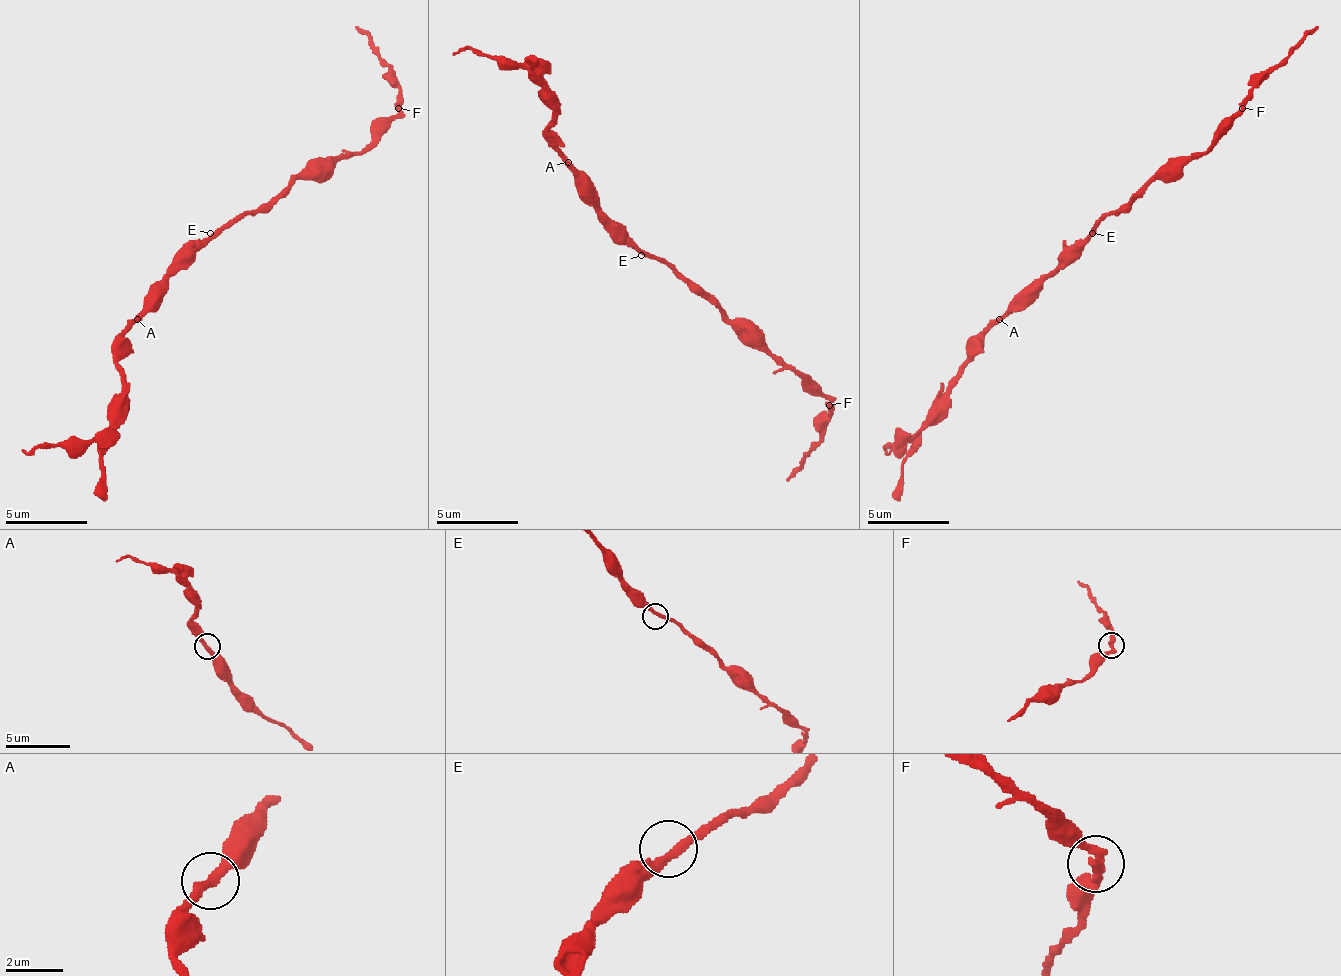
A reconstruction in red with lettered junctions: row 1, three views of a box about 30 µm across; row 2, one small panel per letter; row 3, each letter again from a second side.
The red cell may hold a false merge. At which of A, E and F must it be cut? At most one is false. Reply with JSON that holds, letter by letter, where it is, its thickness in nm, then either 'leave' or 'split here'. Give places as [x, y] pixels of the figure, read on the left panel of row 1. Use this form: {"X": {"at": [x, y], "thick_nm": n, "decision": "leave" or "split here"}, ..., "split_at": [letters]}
{"A": {"at": [137, 319], "thick_nm": 300, "decision": "leave"}, "E": {"at": [210, 233], "thick_nm": 280, "decision": "leave"}, "F": {"at": [398, 108], "thick_nm": 320, "decision": "split here"}, "split_at": ["F"]}

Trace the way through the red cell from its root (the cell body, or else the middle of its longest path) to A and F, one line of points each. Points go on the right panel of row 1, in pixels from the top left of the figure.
A: (1088, 233), (1056, 270), (1039, 278), (999, 319)
F: (1088, 233), (1109, 213), (1117, 213), (1162, 168), (1194, 160), (1243, 107)

